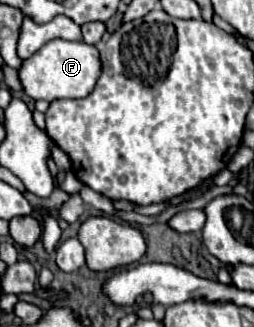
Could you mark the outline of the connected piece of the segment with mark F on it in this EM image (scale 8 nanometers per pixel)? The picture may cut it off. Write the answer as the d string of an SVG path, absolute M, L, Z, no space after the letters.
M52 40L44 44L36 54L22 60L18 68L18 78L22 90L34 100L58 100L58 98L84 98L94 90L100 74L100 58L96 46L86 46L84 42Z

